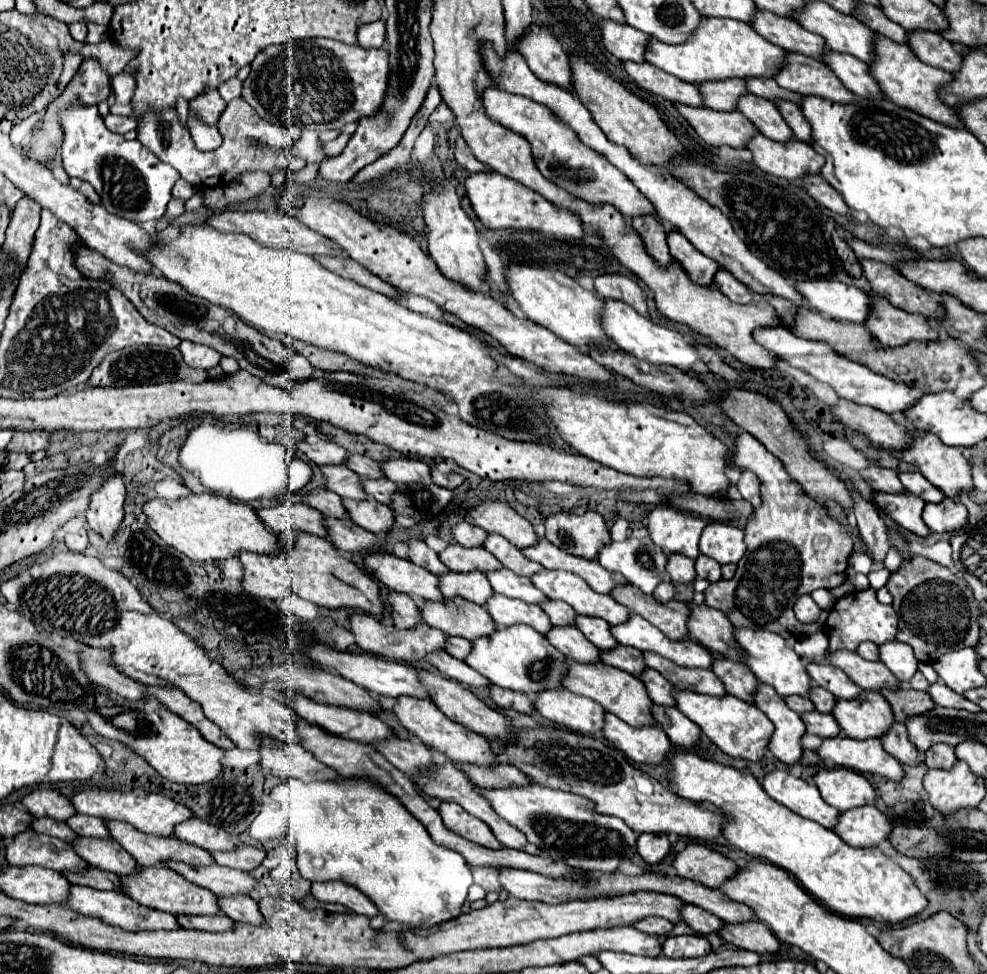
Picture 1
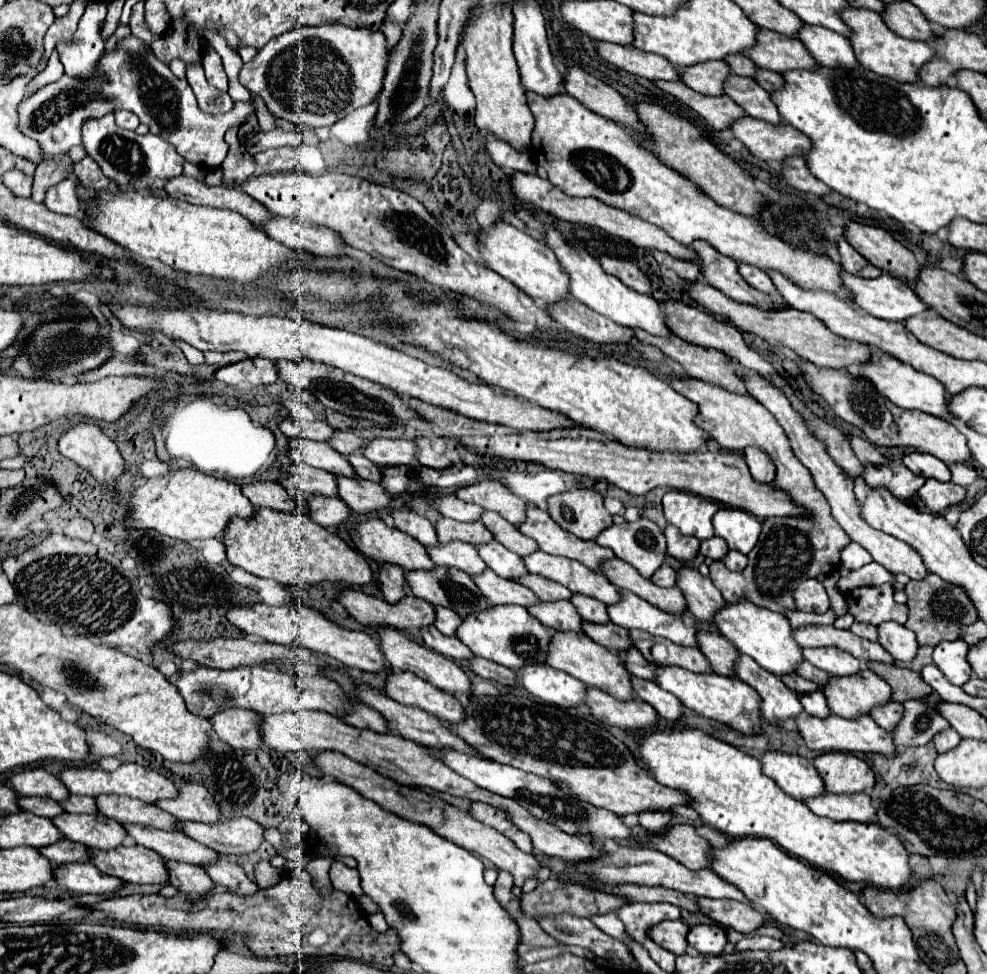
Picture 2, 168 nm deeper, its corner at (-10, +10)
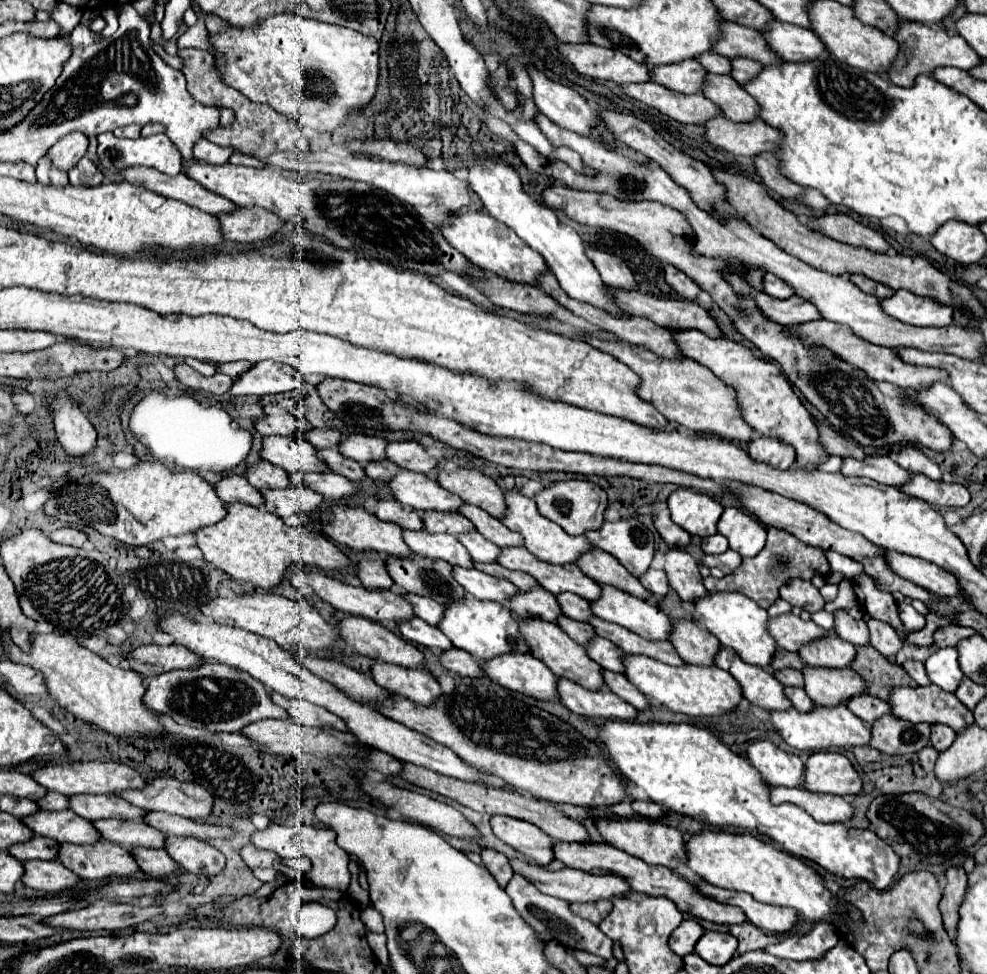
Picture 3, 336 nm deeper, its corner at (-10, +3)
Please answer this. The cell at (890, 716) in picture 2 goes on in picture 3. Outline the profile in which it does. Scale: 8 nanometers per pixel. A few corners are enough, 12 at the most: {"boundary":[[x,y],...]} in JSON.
{"boundary":[[856,697],[848,707],[864,723],[892,711],[888,703],[872,697]]}

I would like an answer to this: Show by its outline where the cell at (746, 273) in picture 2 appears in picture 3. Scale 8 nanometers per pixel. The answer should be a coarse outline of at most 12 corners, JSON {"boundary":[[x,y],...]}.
{"boundary":[[776,275],[762,277],[762,289],[776,299],[788,299],[794,295]]}

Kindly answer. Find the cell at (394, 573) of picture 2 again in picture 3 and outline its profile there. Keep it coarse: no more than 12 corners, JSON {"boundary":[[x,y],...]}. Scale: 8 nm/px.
{"boundary":[[364,553],[358,579],[370,591],[392,587],[386,561]]}

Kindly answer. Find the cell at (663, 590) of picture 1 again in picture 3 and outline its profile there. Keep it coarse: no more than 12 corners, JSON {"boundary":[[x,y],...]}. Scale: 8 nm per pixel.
{"boundary":[[648,569],[640,583],[656,597],[668,593],[666,571]]}

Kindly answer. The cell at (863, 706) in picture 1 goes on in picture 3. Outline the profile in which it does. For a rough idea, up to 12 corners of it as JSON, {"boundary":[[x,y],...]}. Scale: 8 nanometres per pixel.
{"boundary":[[804,669],[804,691],[820,707],[866,695],[854,669]]}

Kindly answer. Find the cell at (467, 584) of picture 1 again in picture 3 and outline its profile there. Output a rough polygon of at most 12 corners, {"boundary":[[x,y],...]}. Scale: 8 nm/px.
{"boundary":[[404,531],[420,557],[474,567],[470,553],[452,535]]}

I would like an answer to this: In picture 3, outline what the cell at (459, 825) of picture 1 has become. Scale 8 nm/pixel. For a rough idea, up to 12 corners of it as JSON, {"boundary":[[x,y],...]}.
{"boundary":[[492,817],[498,839],[538,865],[552,861],[554,839],[514,817]]}

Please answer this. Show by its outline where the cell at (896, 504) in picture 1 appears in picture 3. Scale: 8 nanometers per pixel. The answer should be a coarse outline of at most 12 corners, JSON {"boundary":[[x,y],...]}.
{"boundary":[[890,457],[844,459],[842,473],[902,487],[910,473]]}

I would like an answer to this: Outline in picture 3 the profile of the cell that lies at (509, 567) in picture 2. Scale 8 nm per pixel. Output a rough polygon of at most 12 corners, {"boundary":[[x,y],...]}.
{"boundary":[[480,533],[458,537],[478,563],[498,563],[500,547]]}

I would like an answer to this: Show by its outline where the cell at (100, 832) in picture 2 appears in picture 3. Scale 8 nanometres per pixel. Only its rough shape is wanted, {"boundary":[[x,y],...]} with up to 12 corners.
{"boundary":[[38,811],[26,825],[58,843],[102,839],[92,821],[68,811]]}

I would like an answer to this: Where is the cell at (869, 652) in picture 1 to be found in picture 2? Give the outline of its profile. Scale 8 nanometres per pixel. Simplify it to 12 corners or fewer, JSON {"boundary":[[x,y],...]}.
{"boundary":[[854,622],[850,632],[860,638],[876,640],[878,632],[872,624]]}

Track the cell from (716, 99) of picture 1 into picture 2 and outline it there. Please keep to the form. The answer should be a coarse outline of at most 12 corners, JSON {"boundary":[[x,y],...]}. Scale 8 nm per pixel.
{"boundary":[[722,60],[680,68],[694,92],[720,96],[730,68]]}

